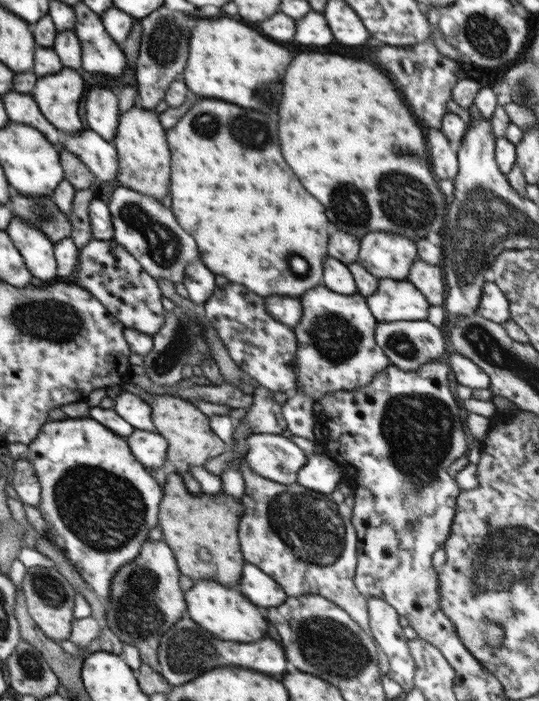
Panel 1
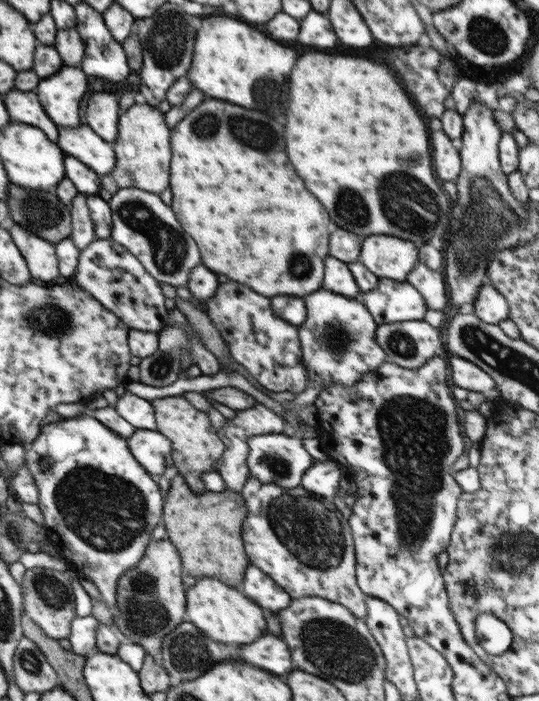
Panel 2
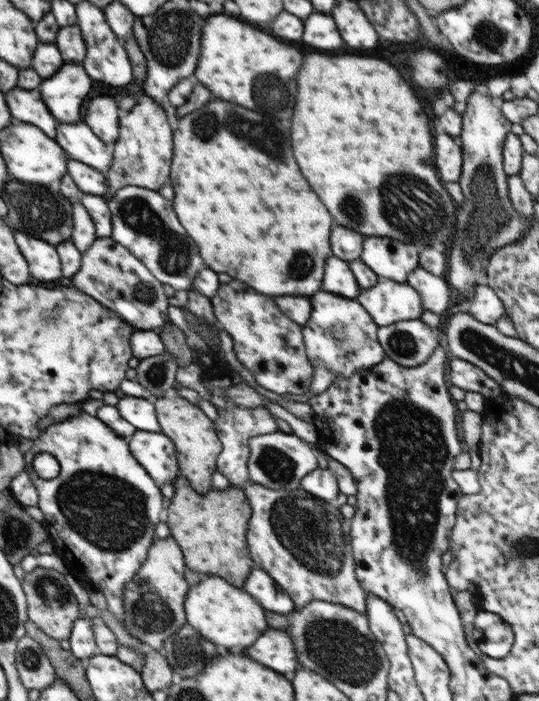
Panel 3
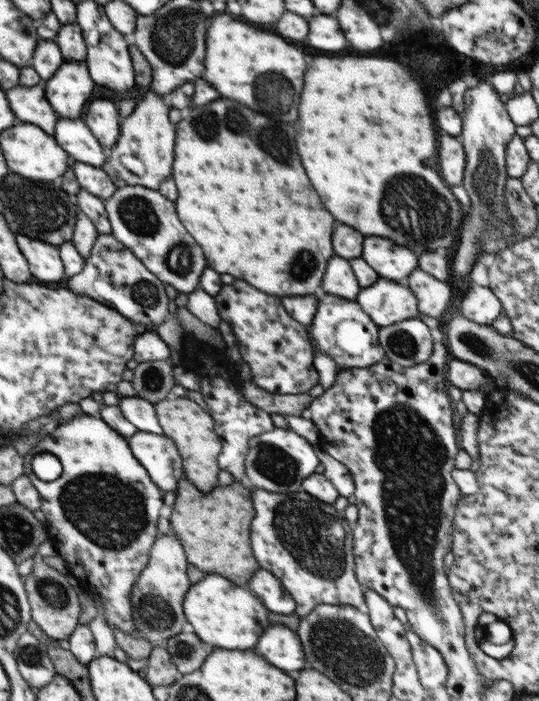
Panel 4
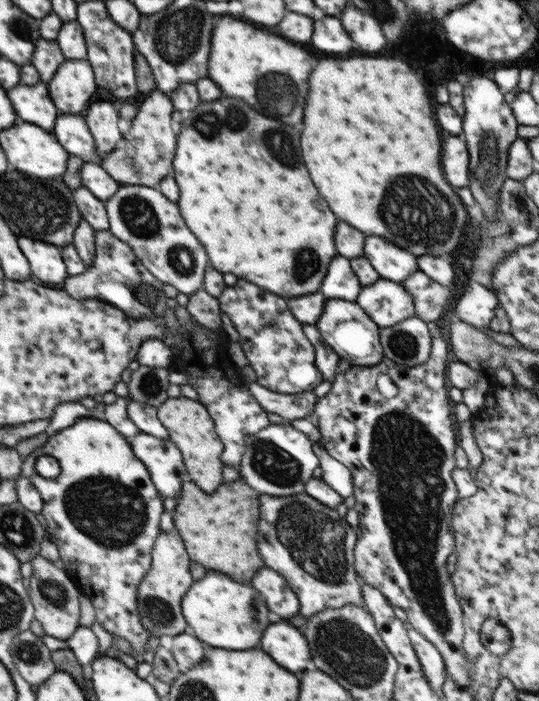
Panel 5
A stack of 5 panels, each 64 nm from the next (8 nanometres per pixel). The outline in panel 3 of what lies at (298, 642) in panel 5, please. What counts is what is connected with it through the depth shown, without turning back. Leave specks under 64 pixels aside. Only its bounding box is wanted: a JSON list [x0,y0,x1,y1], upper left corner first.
[244,630,298,672]

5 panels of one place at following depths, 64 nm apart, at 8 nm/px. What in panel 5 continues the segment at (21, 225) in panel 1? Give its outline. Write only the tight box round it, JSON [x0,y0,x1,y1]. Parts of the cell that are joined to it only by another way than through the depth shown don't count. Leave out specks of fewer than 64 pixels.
[20,238,69,285]

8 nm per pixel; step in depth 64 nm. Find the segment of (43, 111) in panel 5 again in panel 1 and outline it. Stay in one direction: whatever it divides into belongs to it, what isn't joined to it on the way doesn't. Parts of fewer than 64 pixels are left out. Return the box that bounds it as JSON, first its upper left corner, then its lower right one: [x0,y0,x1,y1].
[4,92,62,145]

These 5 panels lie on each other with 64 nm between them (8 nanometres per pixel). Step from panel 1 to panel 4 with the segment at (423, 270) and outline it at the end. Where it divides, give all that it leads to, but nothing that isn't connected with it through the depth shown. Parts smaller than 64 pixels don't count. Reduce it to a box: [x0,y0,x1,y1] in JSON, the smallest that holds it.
[408,268,452,318]

